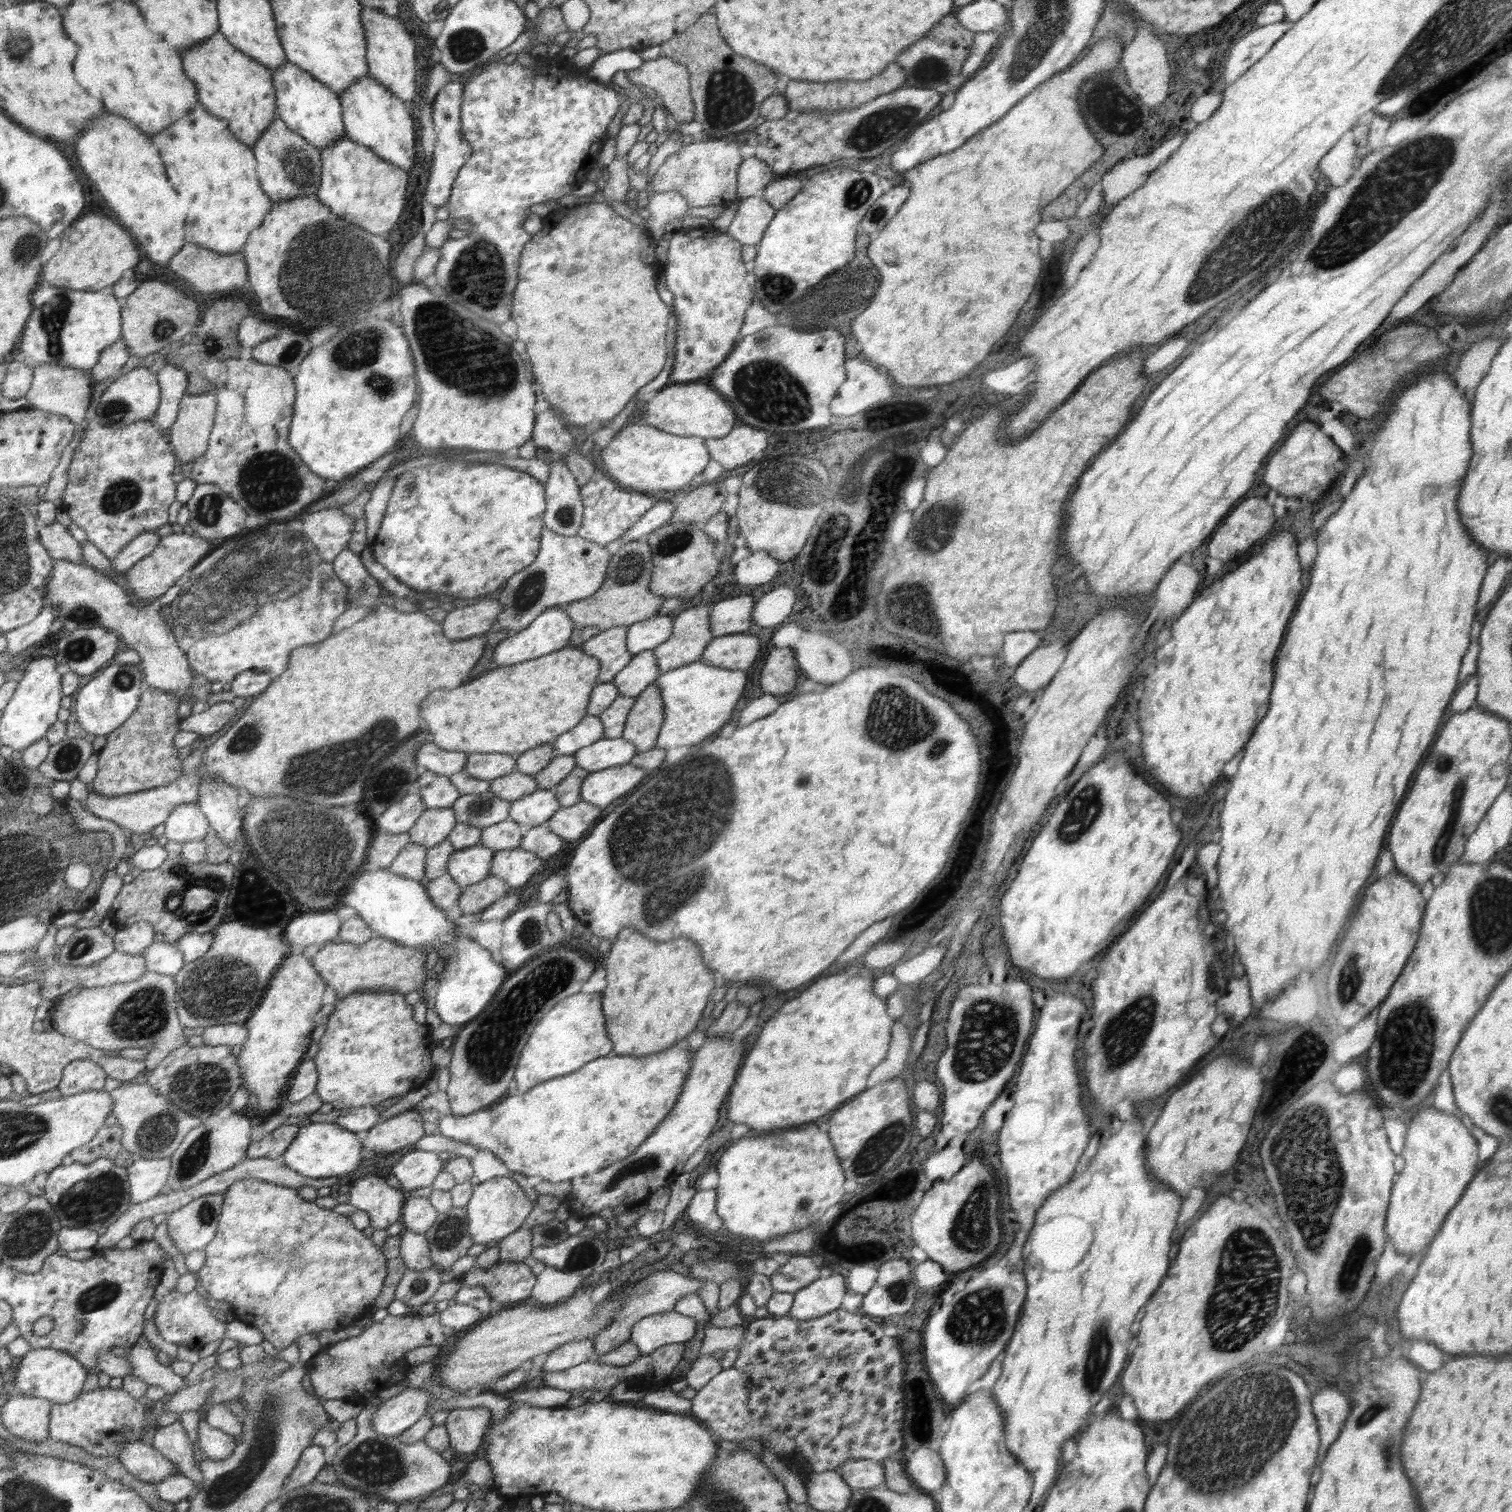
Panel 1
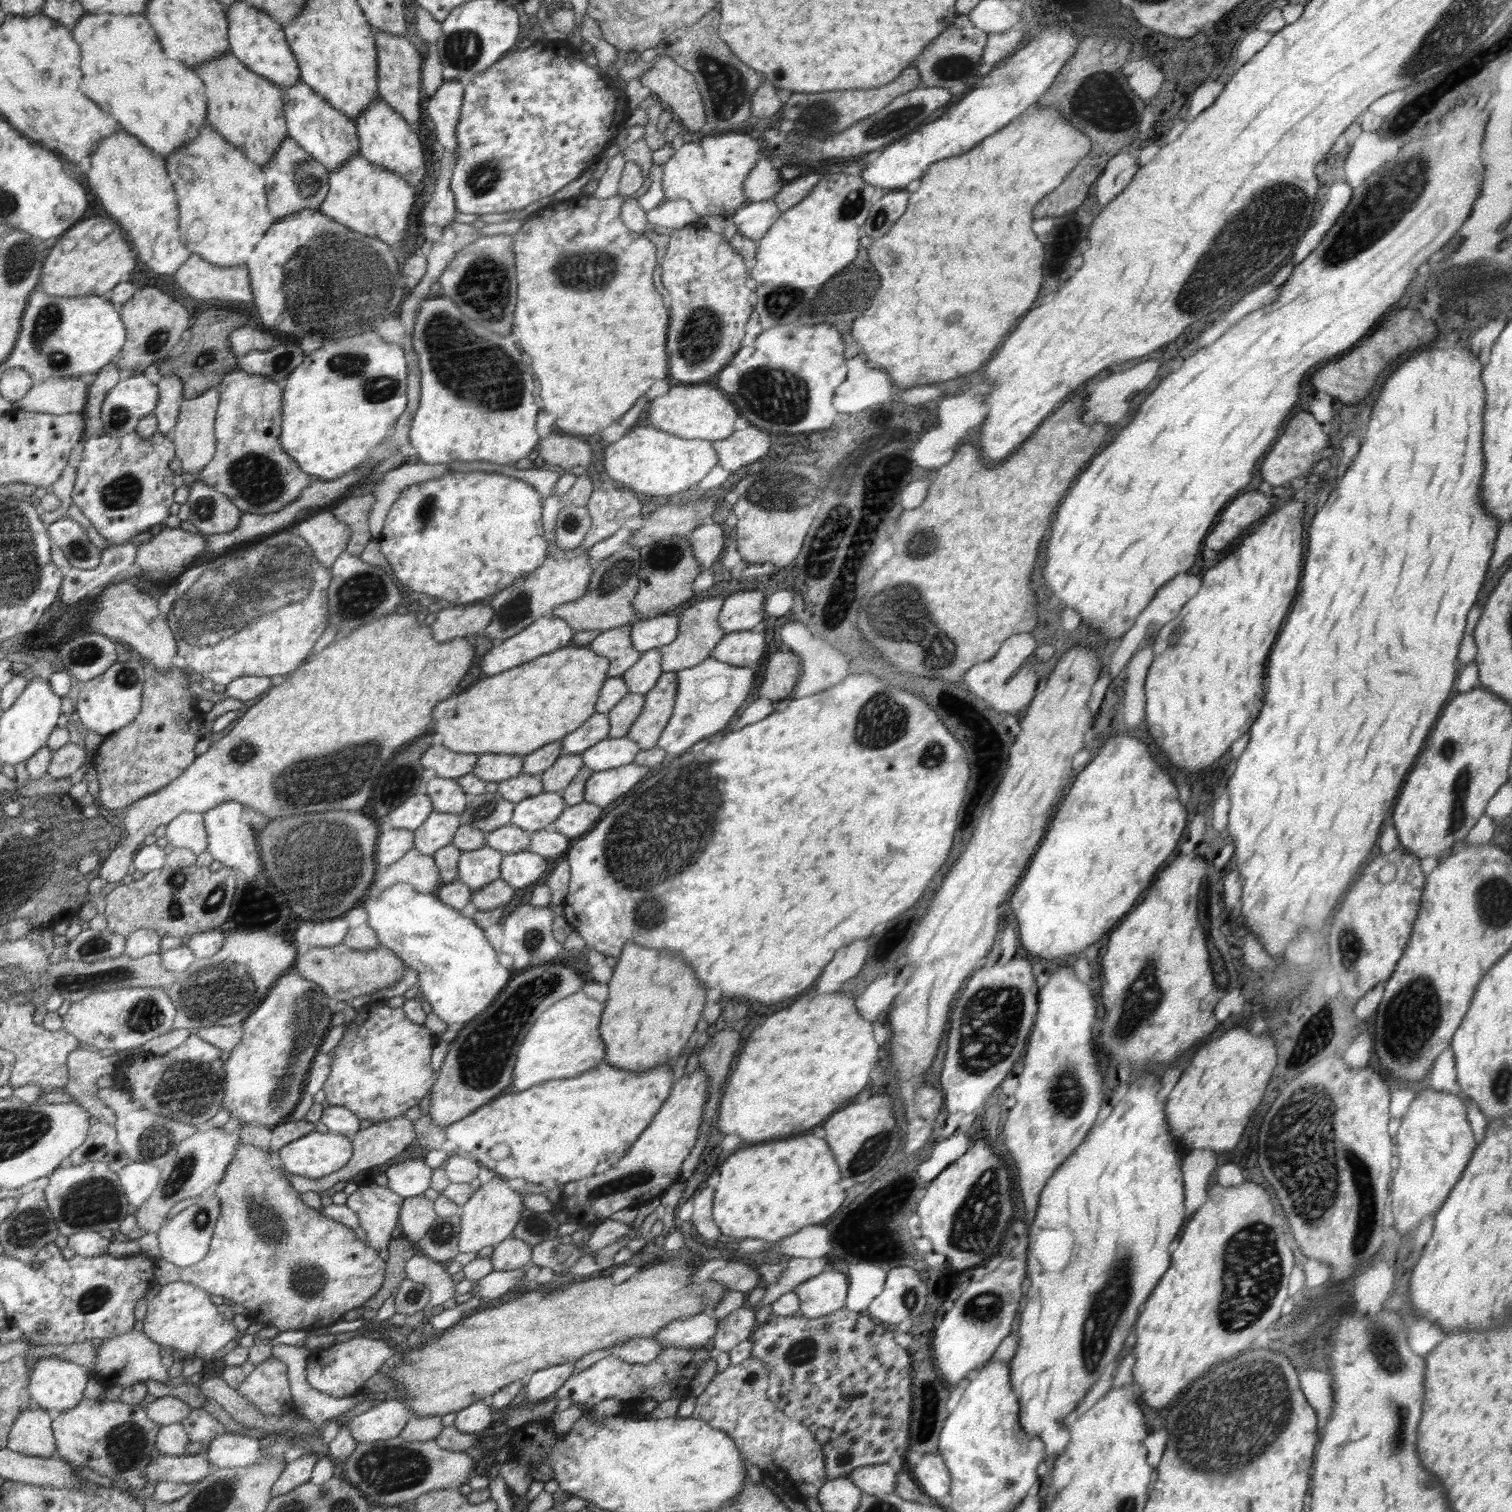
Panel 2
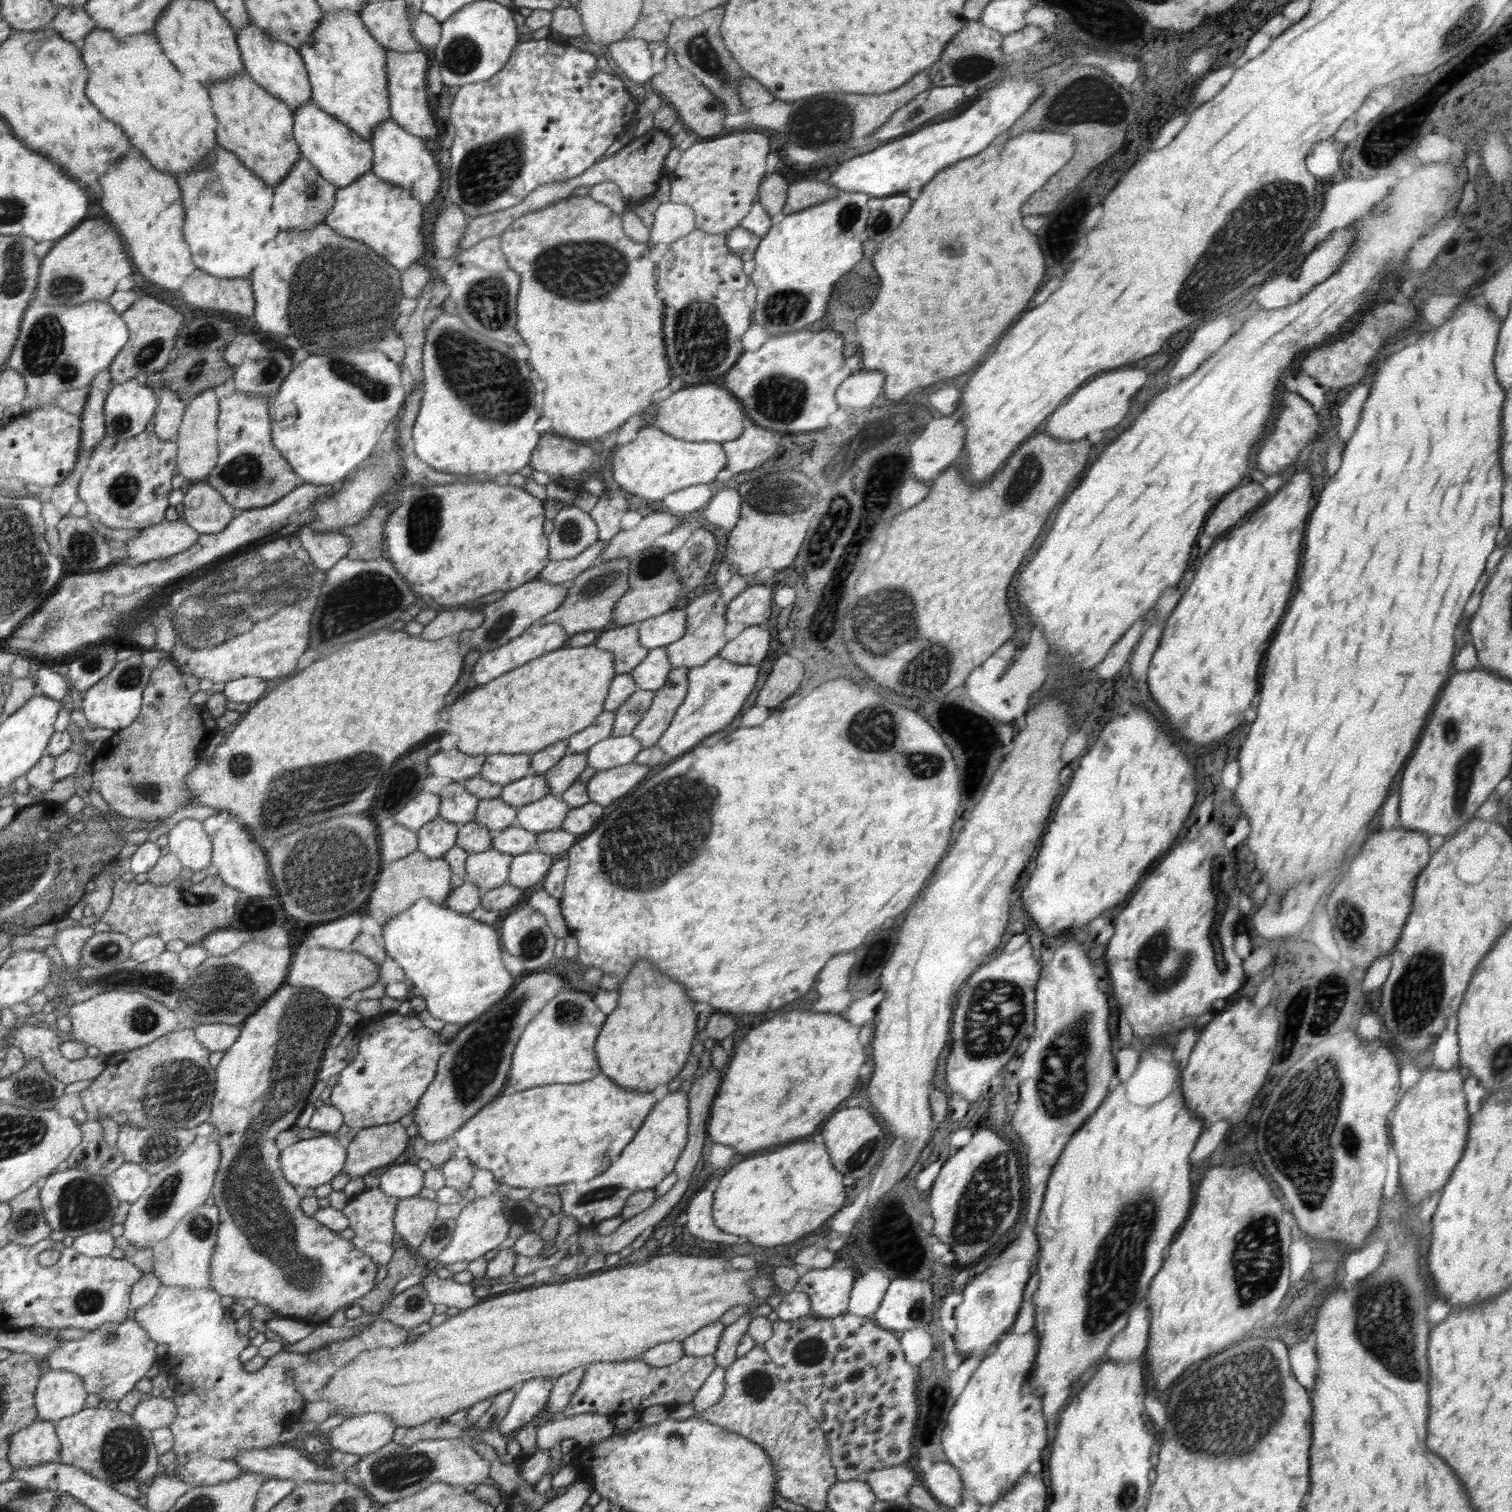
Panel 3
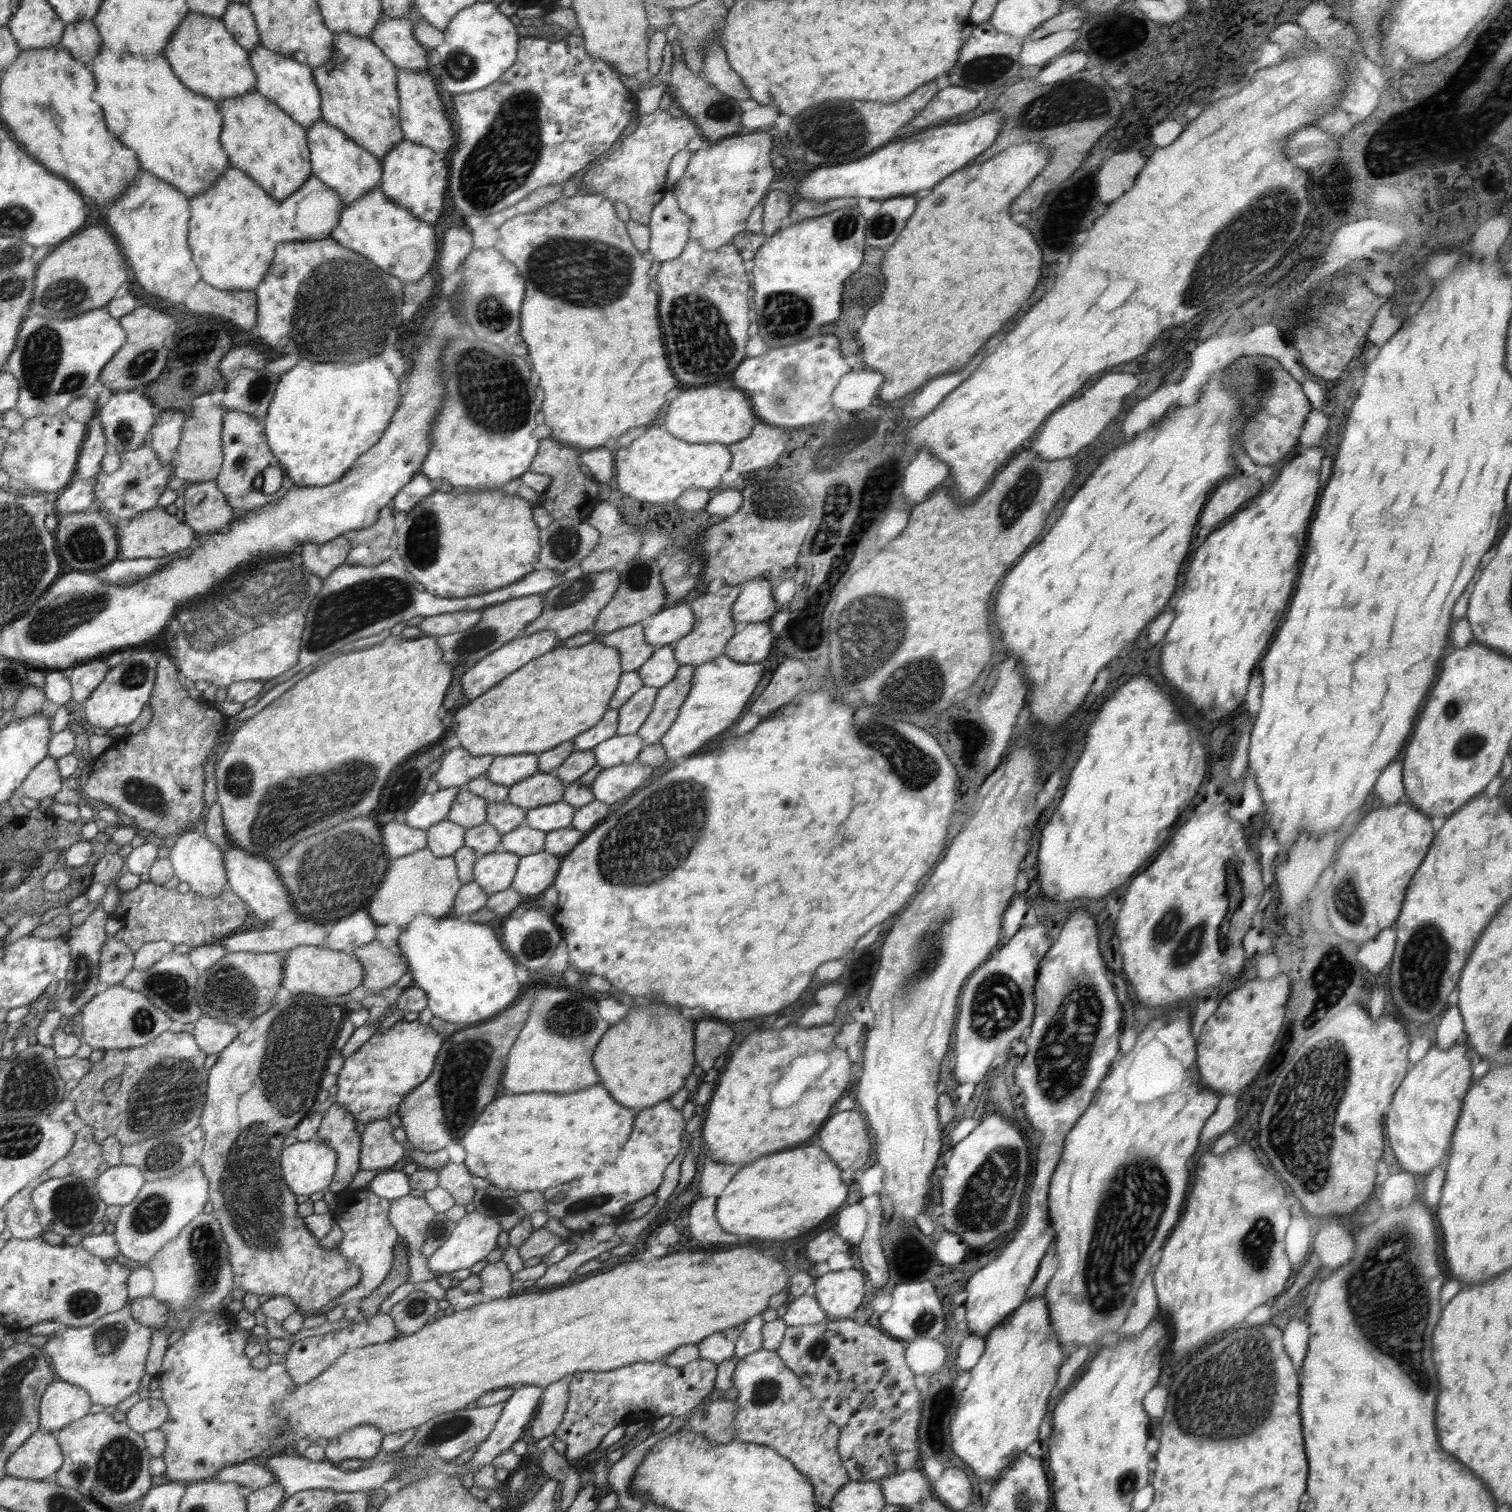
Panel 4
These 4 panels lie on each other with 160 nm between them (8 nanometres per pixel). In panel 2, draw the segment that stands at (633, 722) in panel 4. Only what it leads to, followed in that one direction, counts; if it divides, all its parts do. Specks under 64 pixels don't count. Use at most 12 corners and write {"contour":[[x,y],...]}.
{"contour":[[628,693],[610,712],[610,738],[627,736],[645,695]]}

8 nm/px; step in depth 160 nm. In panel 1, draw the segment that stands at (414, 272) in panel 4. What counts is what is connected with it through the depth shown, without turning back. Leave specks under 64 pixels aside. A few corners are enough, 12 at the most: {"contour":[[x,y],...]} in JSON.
{"contour":[[340,137],[320,151],[316,197],[351,224],[398,222],[403,168]]}

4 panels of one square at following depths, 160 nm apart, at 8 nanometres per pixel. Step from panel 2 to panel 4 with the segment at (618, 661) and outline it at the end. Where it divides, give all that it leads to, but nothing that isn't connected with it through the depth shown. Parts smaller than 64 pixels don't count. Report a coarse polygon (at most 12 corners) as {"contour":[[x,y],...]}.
{"contour":[[648,619],[598,636],[622,654],[623,672],[637,671],[653,656]]}

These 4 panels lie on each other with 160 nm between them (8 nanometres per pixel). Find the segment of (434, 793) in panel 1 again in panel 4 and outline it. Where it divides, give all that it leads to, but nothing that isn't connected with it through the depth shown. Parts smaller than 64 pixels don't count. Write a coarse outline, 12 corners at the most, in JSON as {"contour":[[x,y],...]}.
{"contour":[[465,785],[446,819],[466,829],[484,824],[488,801]]}

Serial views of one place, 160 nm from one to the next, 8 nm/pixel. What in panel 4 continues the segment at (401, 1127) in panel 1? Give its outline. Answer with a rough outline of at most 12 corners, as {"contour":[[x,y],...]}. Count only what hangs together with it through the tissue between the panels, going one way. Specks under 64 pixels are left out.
{"contour":[[392,1125],[365,1126],[361,1170],[388,1168],[404,1156]]}

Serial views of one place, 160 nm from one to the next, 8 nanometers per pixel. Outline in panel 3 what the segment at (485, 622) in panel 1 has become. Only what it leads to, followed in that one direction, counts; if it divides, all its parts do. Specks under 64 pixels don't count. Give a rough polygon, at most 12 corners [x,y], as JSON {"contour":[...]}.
{"contour":[[480,608],[438,612],[421,638],[436,641],[483,625]]}

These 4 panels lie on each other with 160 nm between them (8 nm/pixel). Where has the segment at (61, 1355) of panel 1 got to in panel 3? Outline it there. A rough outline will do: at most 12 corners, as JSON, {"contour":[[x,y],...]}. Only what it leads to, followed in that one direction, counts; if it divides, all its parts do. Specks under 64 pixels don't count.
{"contour":[[48,1369],[35,1393],[40,1421],[84,1409],[76,1373]]}

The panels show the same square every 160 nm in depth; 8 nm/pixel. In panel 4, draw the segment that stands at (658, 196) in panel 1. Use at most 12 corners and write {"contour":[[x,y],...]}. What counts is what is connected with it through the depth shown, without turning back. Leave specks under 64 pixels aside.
{"contour":[[672,190],[655,206],[646,252],[672,260],[689,239],[691,218]]}

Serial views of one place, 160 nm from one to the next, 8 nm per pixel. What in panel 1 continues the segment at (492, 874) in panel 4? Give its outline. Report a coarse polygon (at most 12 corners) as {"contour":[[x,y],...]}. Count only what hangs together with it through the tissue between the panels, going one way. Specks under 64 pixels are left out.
{"contour":[[480,843],[455,850],[447,873],[461,886],[490,876],[494,851]]}

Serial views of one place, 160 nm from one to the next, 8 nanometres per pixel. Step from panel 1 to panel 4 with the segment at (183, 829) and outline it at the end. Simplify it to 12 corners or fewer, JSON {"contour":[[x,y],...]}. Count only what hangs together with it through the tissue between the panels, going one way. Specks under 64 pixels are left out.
{"contour":[[199,829],[176,837],[176,877],[218,897],[229,888],[226,859]]}

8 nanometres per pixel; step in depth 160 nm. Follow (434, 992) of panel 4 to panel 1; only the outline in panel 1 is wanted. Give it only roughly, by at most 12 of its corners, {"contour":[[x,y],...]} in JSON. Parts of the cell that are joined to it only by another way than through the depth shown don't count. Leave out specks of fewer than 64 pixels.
{"contour":[[365,868],[342,904],[376,937],[446,958],[430,1005],[470,1023],[508,974],[424,882]]}

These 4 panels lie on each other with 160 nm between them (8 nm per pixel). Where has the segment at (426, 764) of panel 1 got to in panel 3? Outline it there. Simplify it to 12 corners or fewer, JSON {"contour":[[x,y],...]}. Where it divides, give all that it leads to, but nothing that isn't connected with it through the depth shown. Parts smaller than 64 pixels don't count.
{"contour":[[454,748],[427,760],[436,776],[458,782],[479,776],[487,755]]}

